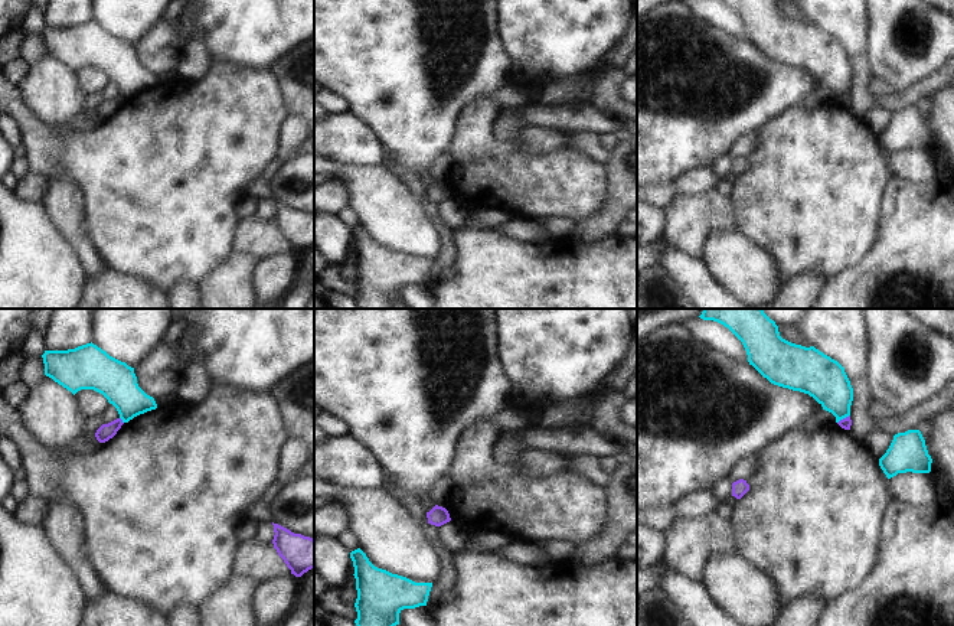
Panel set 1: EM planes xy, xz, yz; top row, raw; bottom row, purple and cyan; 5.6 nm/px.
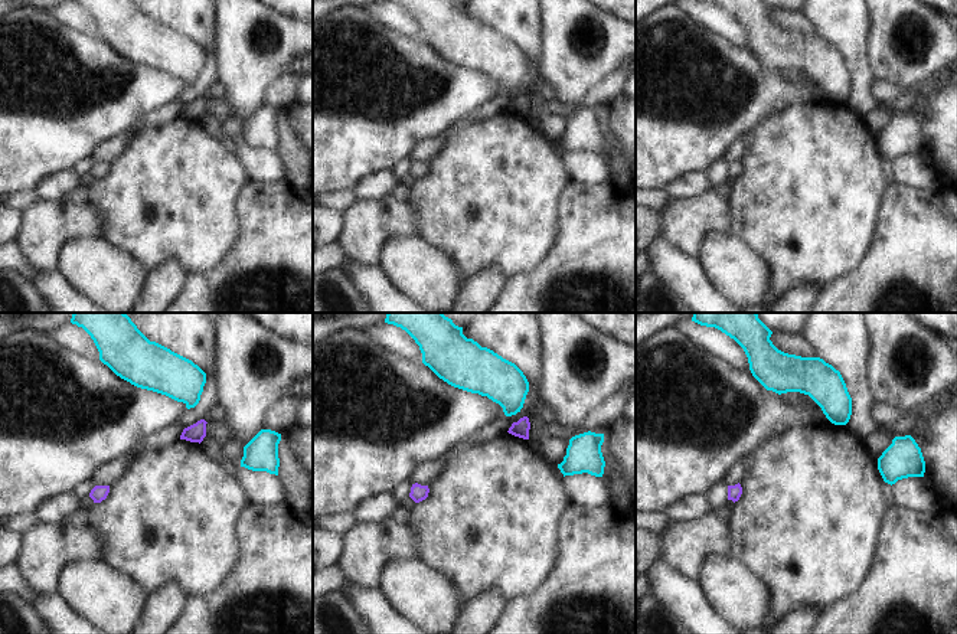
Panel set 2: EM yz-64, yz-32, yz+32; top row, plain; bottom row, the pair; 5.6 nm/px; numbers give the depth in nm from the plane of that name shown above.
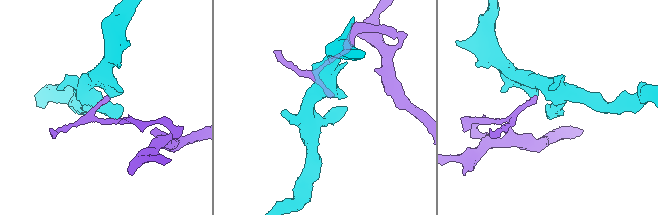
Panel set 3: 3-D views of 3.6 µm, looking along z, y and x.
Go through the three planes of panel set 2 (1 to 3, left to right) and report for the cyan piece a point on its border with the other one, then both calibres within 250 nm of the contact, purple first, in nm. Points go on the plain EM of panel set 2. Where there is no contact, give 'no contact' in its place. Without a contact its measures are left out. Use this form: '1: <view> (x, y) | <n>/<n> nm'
1: no contact
2: no contact
3: no contact

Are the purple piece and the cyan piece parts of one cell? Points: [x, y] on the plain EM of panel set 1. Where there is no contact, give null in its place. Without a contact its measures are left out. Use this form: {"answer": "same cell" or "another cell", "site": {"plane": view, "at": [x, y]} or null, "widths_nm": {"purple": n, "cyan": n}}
{"answer": "another cell", "site": {"plane": "yz", "at": [843, 95]}, "widths_nm": {"purple": 60, "cyan": 240}}

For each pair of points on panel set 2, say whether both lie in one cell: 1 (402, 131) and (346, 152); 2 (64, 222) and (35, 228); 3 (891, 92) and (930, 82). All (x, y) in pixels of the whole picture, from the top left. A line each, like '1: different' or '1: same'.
1: same
2: same
3: same

